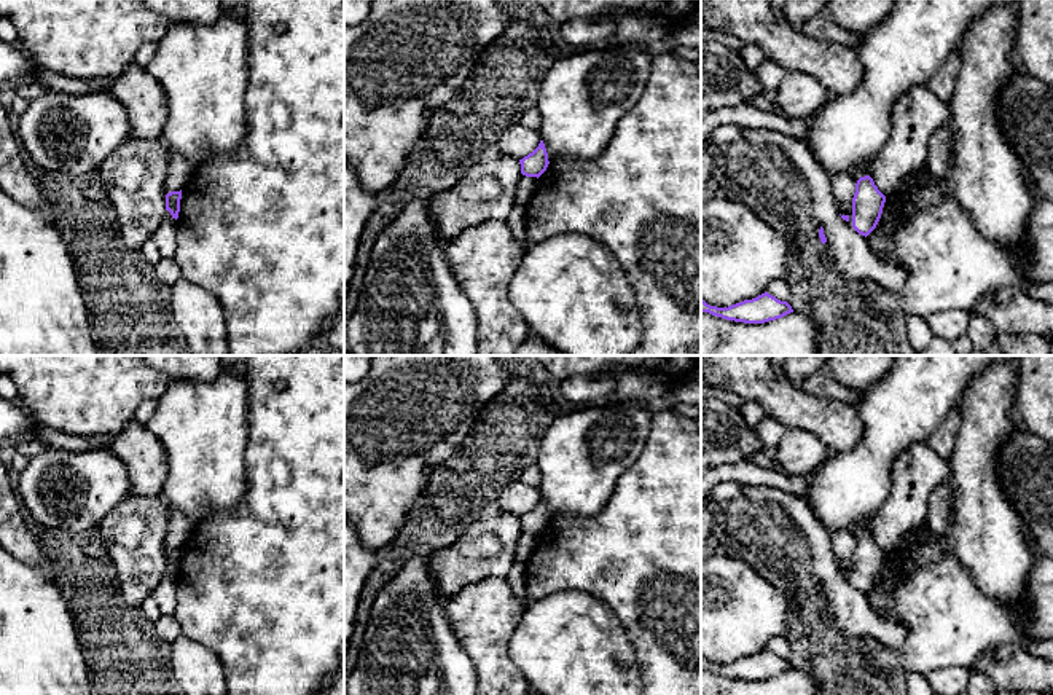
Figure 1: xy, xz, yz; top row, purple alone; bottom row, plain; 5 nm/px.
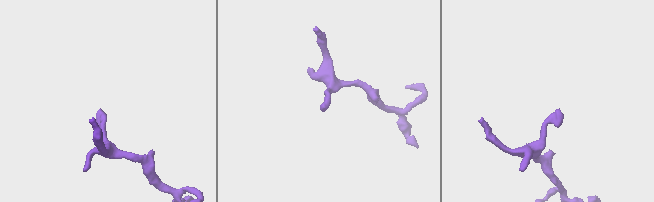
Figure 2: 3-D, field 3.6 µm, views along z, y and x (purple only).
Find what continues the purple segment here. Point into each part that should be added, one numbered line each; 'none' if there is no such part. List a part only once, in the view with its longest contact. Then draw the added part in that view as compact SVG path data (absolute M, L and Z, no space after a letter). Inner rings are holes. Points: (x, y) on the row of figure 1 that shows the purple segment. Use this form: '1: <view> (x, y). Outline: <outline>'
none

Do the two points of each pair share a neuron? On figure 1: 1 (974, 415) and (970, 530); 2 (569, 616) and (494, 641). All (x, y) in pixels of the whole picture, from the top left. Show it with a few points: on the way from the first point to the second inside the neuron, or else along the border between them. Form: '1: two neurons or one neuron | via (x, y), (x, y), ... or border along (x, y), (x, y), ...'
1: one neuron | via (974, 443), (974, 501)
2: two neurons | border along (524, 606), (508, 644), (508, 655), (520, 671)

